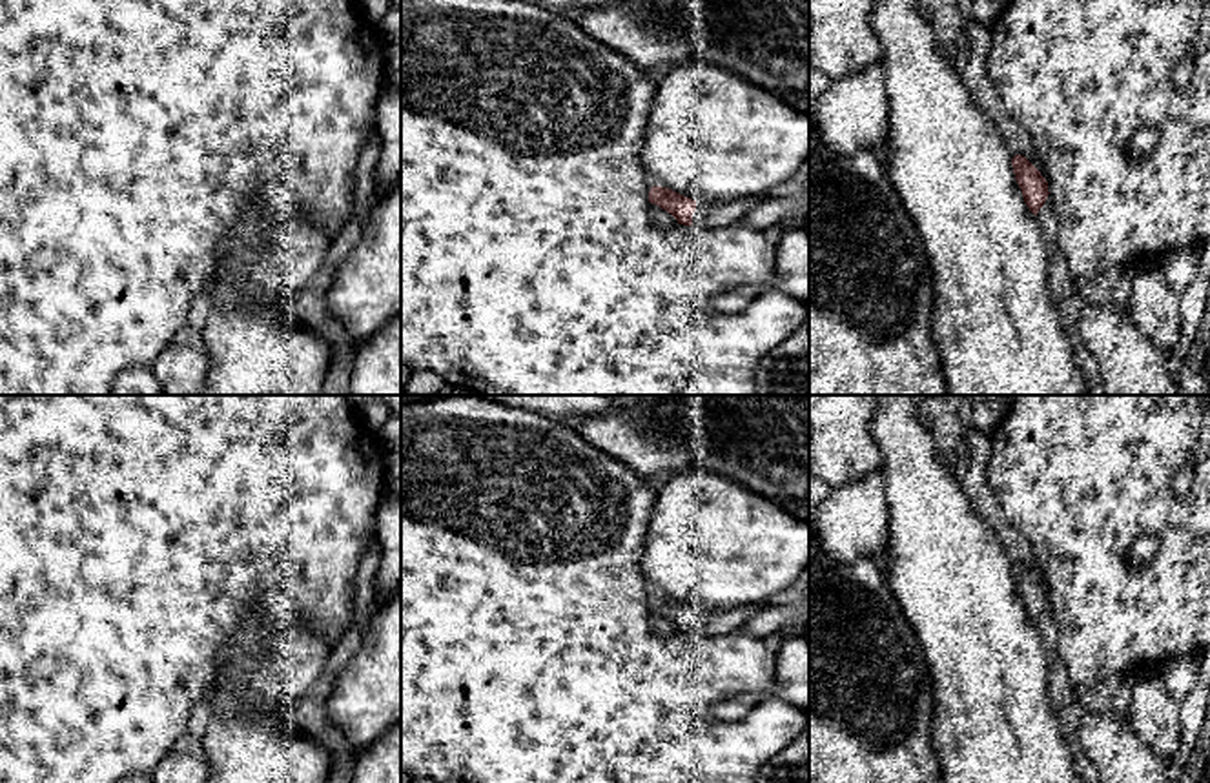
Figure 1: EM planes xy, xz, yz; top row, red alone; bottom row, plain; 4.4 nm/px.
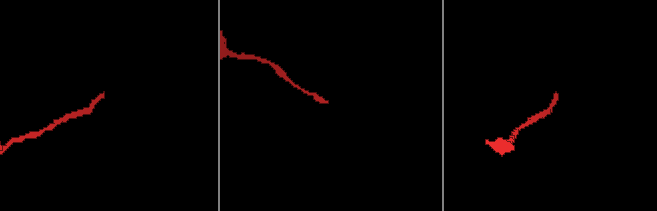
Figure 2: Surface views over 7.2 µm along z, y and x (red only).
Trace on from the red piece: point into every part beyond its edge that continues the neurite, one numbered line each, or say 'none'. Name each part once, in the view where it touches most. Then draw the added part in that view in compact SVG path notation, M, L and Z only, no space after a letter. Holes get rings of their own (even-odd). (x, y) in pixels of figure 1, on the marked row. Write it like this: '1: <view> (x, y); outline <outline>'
1: xz (707, 213); outline M765 195L747 197L733 202L696 202L692 226L722 228L742 220Z

